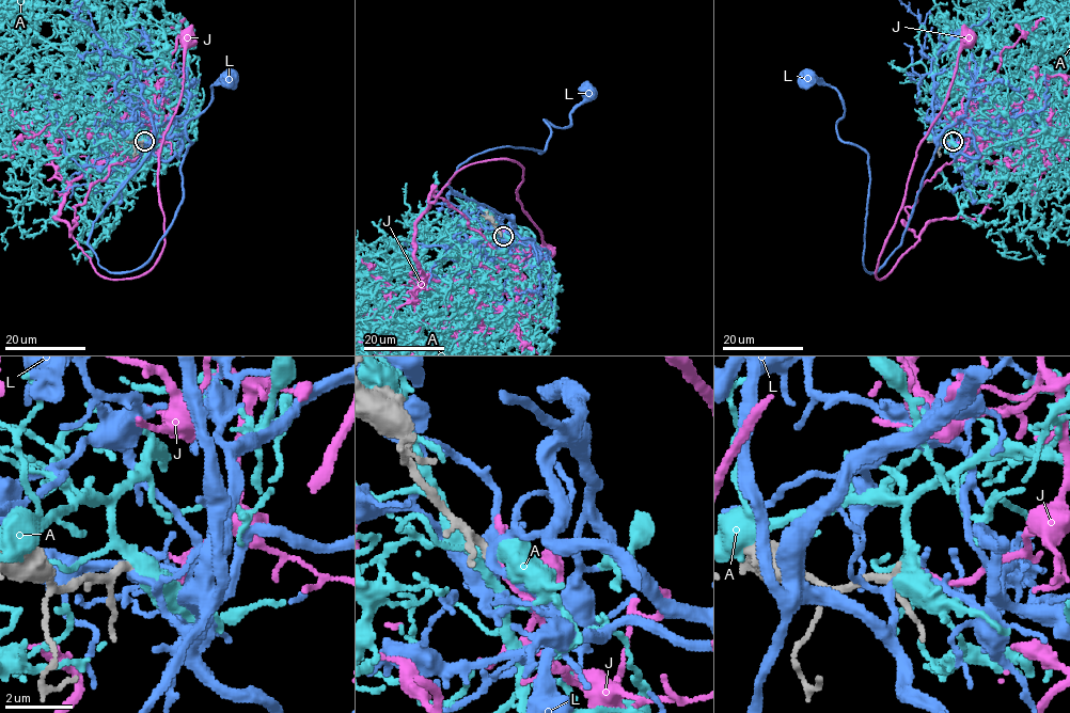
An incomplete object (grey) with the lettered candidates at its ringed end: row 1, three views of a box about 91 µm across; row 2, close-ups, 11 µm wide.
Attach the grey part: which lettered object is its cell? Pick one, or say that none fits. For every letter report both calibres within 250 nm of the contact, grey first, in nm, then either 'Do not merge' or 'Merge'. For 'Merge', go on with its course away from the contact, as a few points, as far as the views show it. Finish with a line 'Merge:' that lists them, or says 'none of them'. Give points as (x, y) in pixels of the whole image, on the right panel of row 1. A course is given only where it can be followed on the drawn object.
A: Thickness 200 nm (grey) against 320 nm. Do not merge
J: Thickness 180 nm (grey) against 160 nm. Merge
L: Thickness 200 nm (grey) against 170 nm. Do not merge
Merge: J

